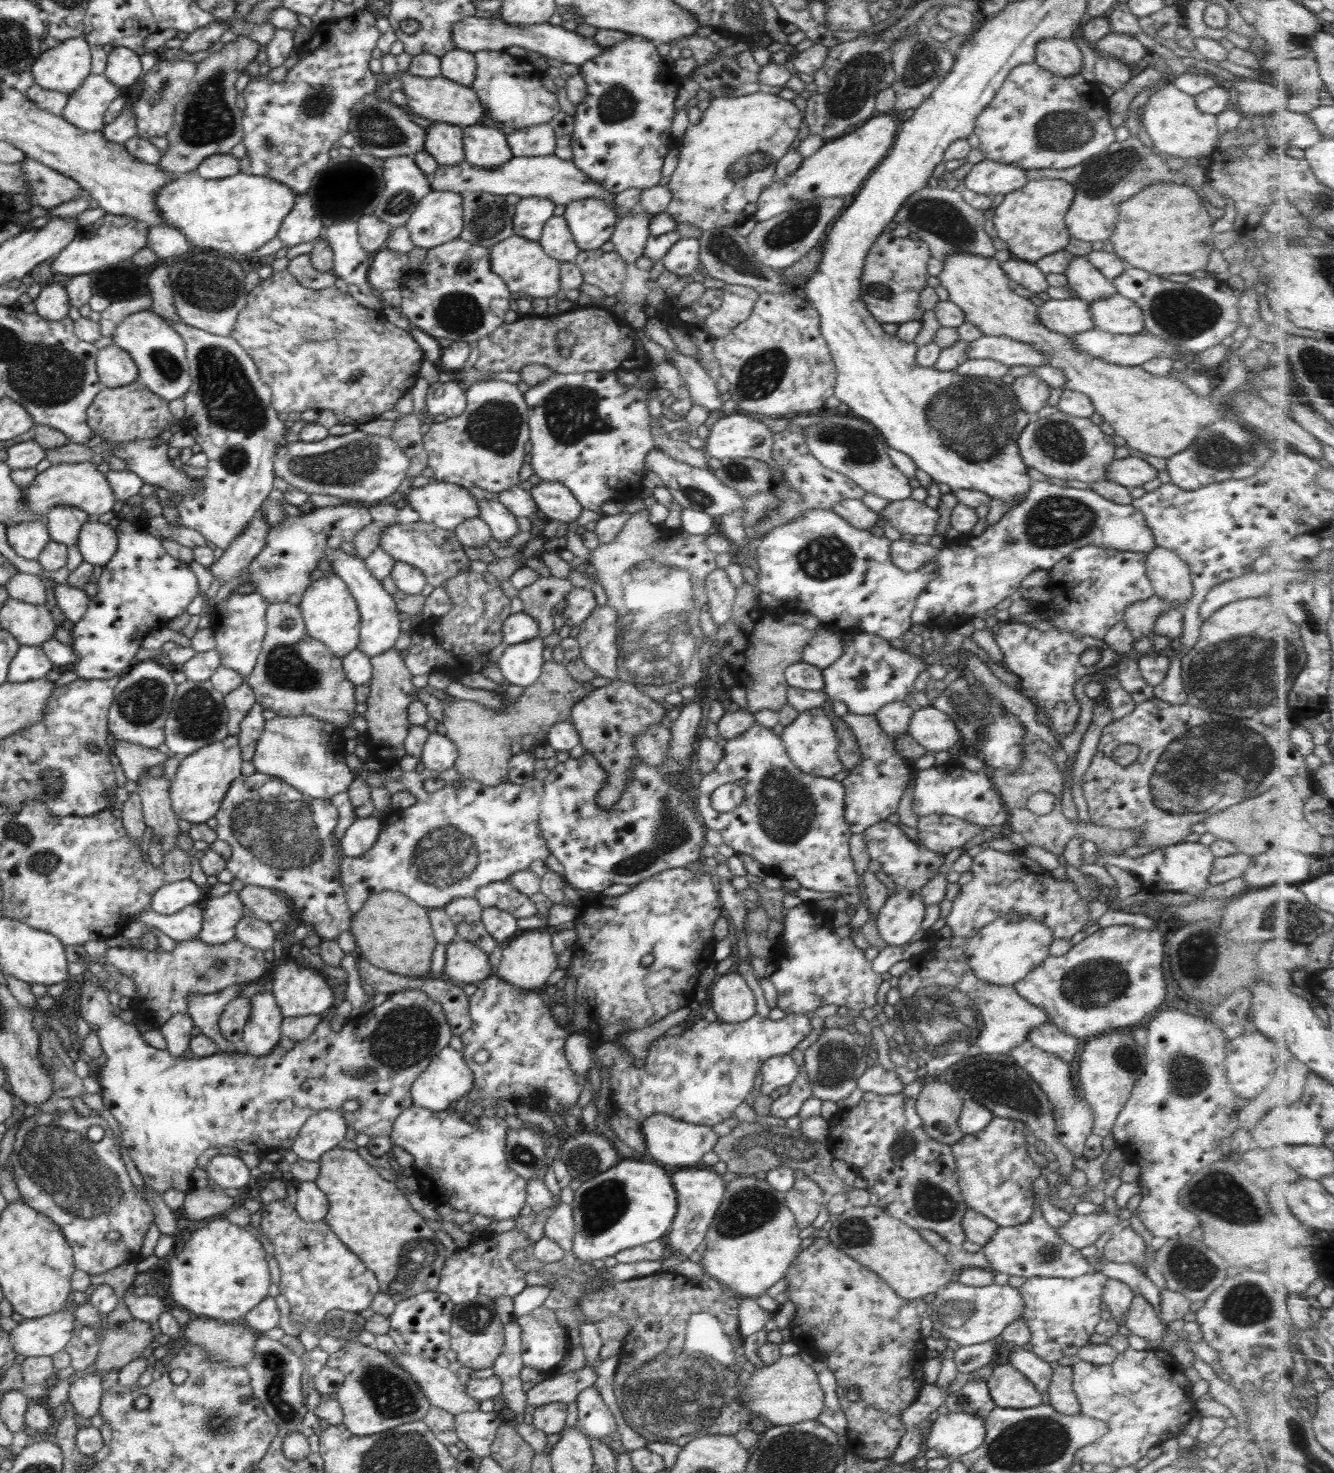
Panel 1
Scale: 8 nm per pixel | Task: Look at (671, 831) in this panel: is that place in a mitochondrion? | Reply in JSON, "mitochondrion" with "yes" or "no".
{"mitochondrion":"yes"}

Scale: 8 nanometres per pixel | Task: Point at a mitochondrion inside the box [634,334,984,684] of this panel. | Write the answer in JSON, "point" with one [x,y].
{"point":[827,557]}

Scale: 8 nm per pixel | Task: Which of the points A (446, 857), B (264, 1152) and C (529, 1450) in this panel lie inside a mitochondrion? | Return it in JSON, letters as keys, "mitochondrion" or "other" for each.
{"A":"mitochondrion","B":"other","C":"other"}

